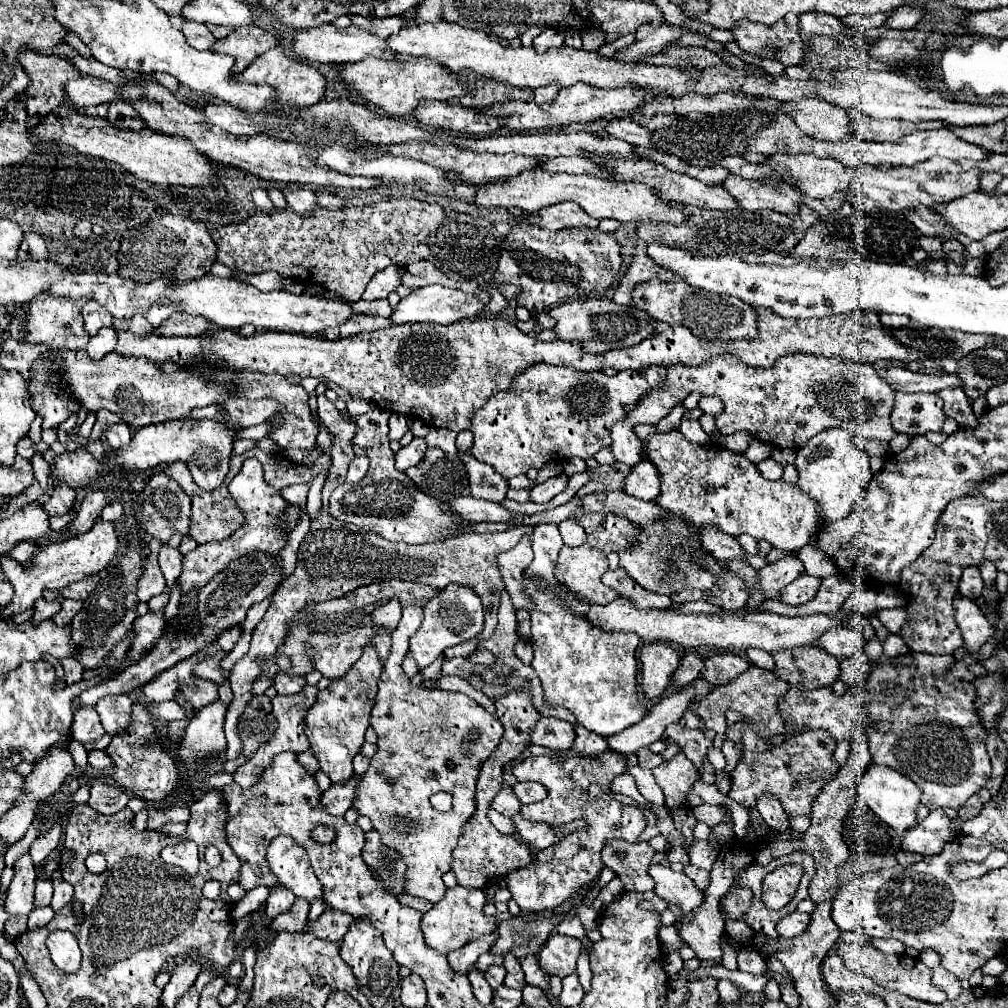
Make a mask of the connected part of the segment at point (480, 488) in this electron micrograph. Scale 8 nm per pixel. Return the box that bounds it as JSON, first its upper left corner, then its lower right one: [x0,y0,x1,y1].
[459,453,509,503]

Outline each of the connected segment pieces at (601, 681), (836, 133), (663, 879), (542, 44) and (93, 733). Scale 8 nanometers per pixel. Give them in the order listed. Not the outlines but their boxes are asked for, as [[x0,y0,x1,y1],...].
[[523,525,647,737],[781,99,853,143],[649,865,703,919],[533,27,565,53],[71,707,105,745]]

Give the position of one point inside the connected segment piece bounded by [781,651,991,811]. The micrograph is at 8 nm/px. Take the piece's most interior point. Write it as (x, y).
(936, 739)

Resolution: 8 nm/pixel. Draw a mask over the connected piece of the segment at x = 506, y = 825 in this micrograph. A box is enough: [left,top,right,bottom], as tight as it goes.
[487,809,513,835]

